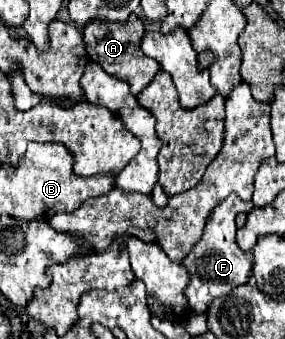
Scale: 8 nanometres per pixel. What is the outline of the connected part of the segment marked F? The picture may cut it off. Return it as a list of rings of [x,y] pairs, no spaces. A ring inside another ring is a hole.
[[[228,195],[228,199],[220,201],[210,217],[206,219],[206,227],[204,227],[204,235],[200,237],[200,241],[196,243],[196,247],[192,247],[192,251],[188,253],[188,257],[182,261],[192,279],[186,287],[186,297],[188,297],[188,305],[194,313],[204,313],[208,309],[208,305],[222,295],[228,295],[234,287],[248,283],[248,279],[252,277],[252,255],[240,251],[240,247],[236,245],[236,215],[238,213],[248,213],[254,205],[248,201],[242,201],[238,195]]]

